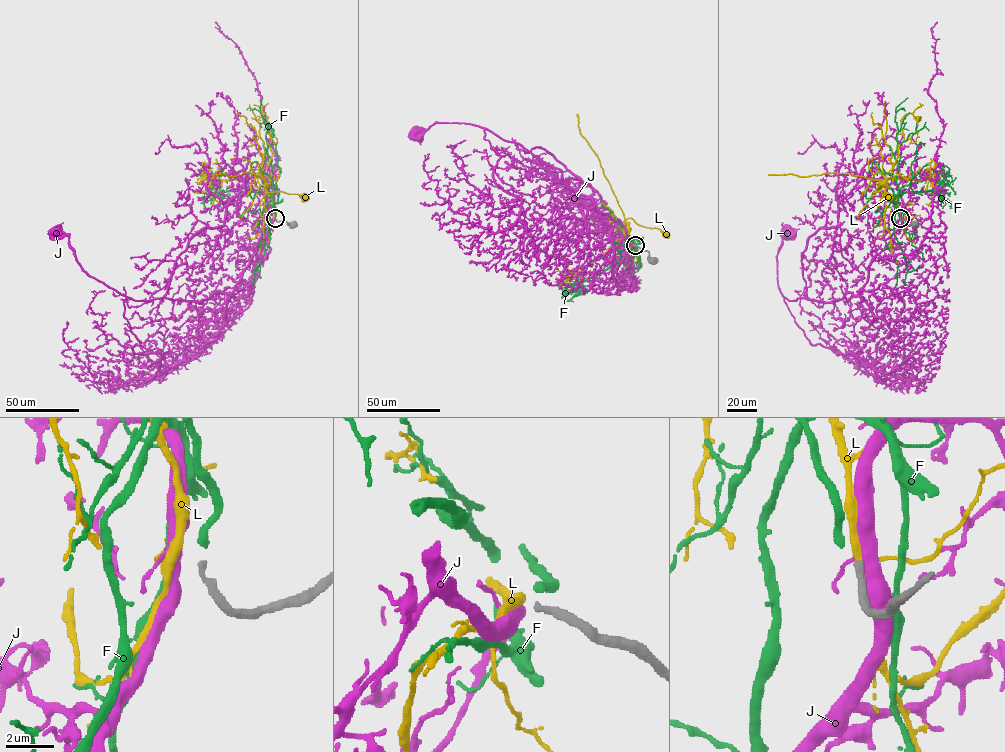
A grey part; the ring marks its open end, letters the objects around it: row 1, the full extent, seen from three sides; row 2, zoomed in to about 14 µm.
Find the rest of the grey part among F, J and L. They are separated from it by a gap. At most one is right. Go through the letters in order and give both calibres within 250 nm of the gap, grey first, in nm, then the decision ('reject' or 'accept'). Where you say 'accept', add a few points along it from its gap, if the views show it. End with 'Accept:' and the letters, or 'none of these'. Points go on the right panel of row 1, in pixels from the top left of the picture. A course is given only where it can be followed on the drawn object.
F: 260/340 nm | accept | via (899, 217), (894, 202), (897, 195), (940, 189), (948, 175), (939, 162)
J: 260/400 nm | reject
L: 260/320 nm | reject
Accept: F

